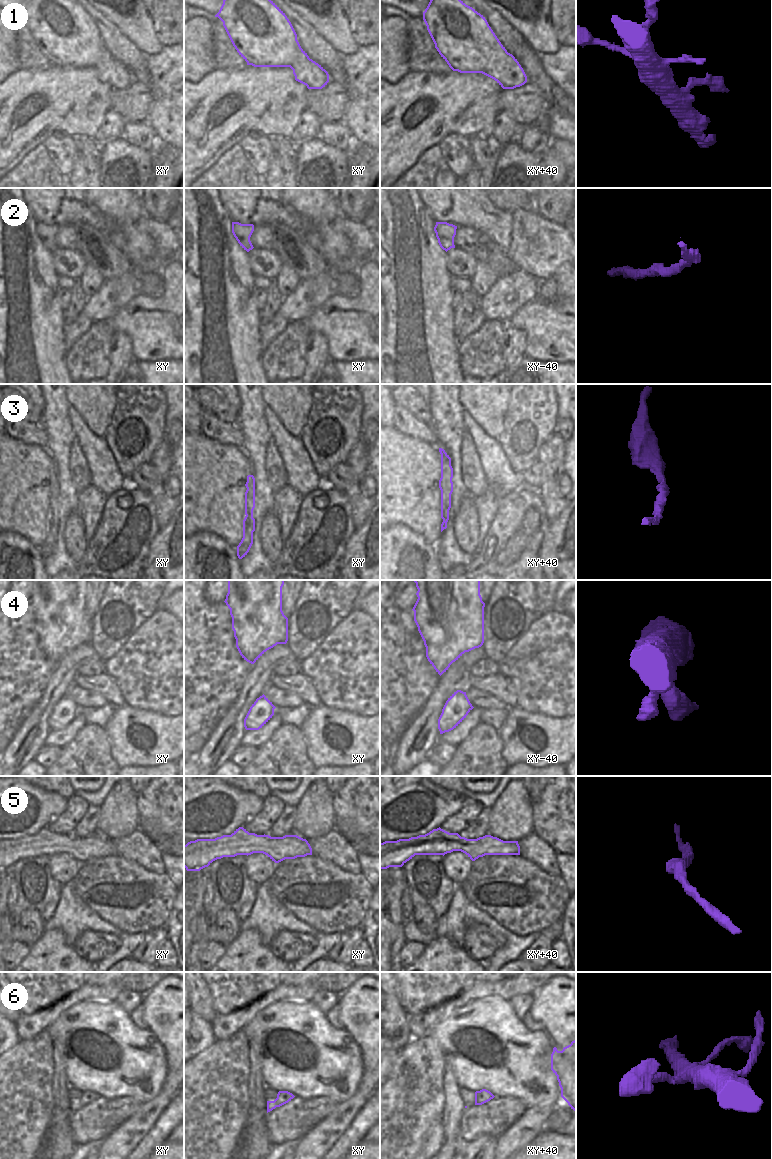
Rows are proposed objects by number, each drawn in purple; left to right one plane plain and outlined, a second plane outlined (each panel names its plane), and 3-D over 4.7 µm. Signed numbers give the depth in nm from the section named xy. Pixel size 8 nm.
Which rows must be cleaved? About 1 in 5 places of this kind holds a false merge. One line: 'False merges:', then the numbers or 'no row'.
False merges: no row

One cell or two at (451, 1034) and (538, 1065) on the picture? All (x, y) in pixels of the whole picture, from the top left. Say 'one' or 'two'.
one

